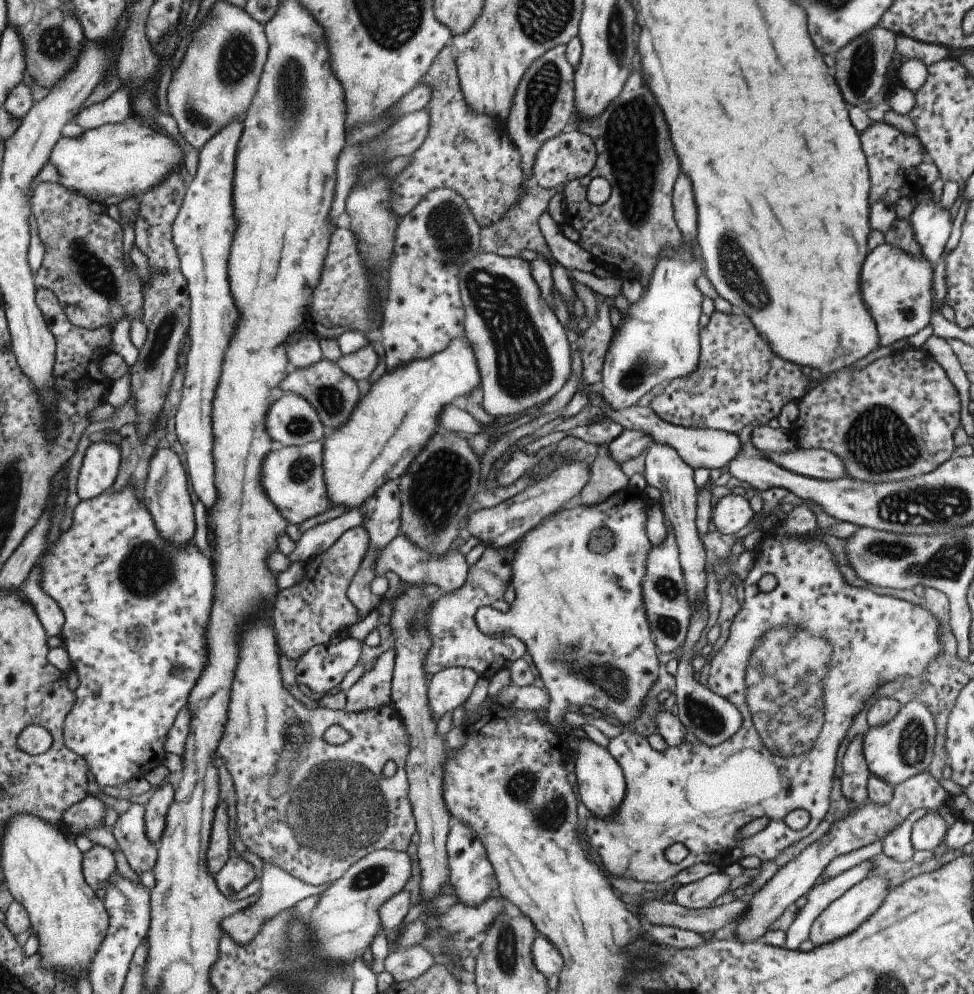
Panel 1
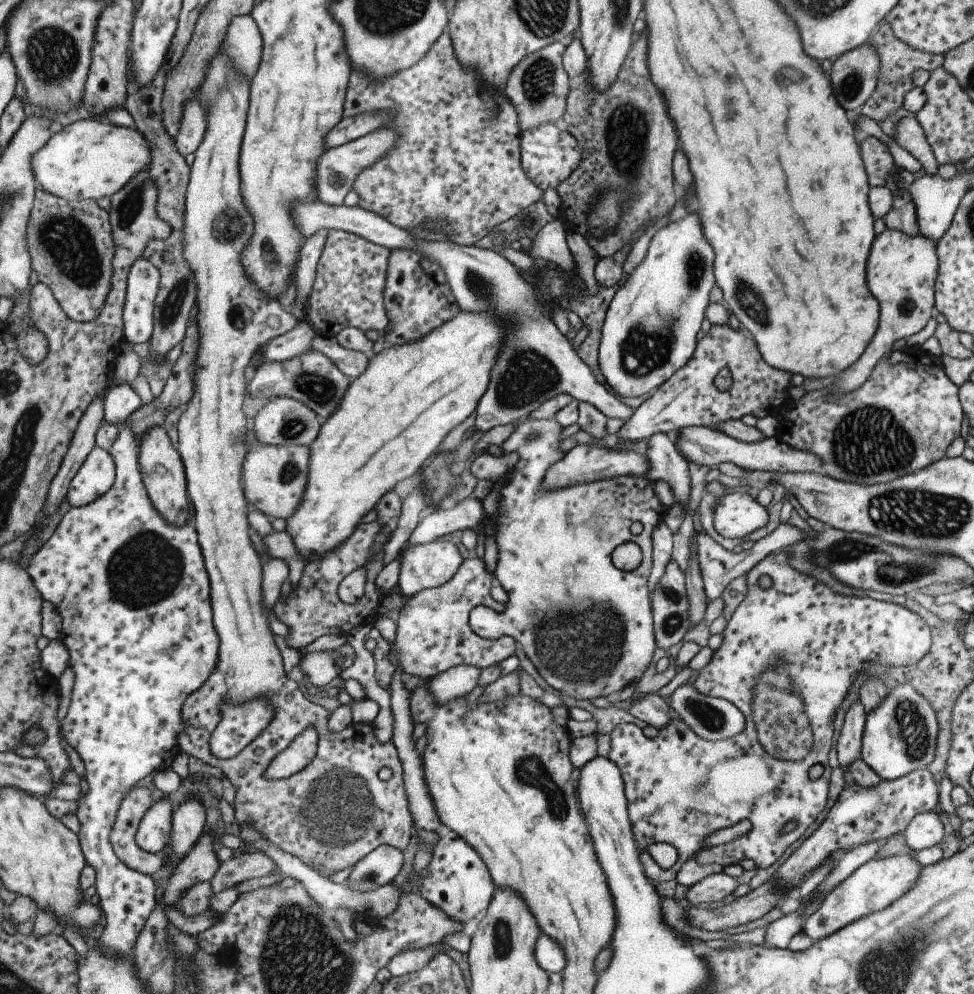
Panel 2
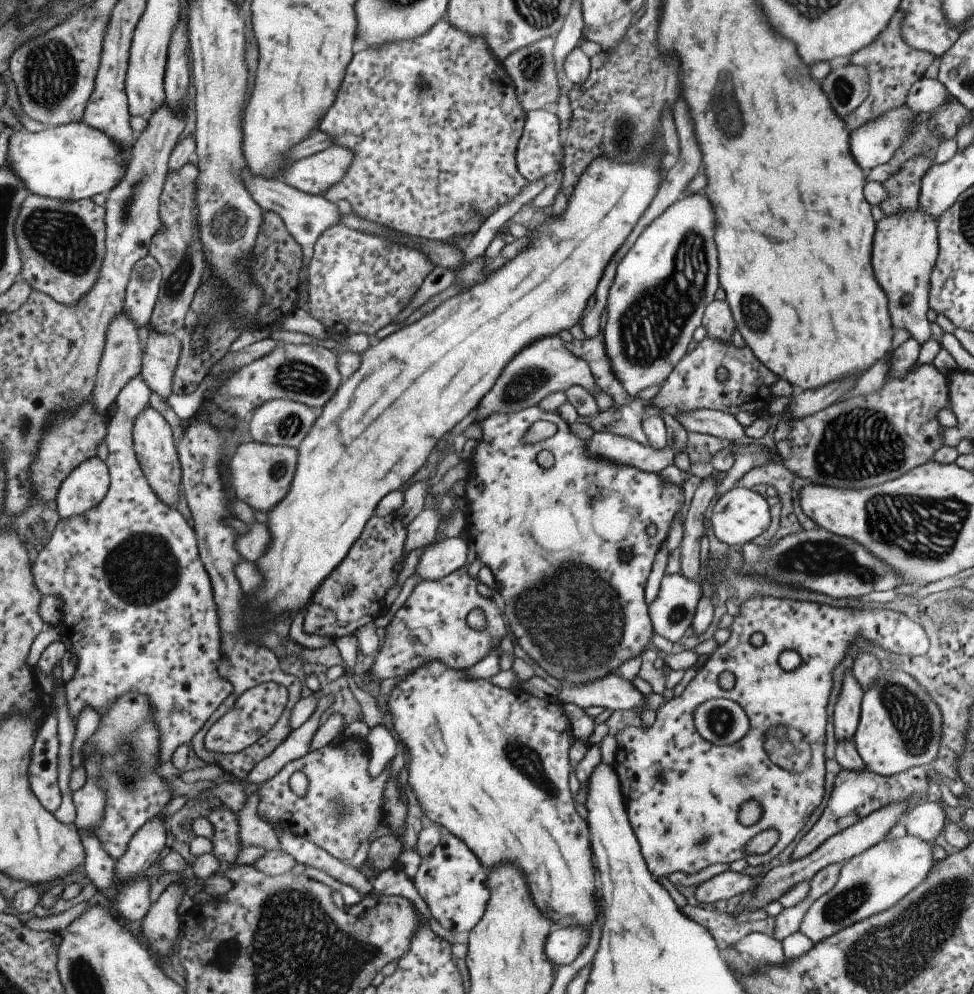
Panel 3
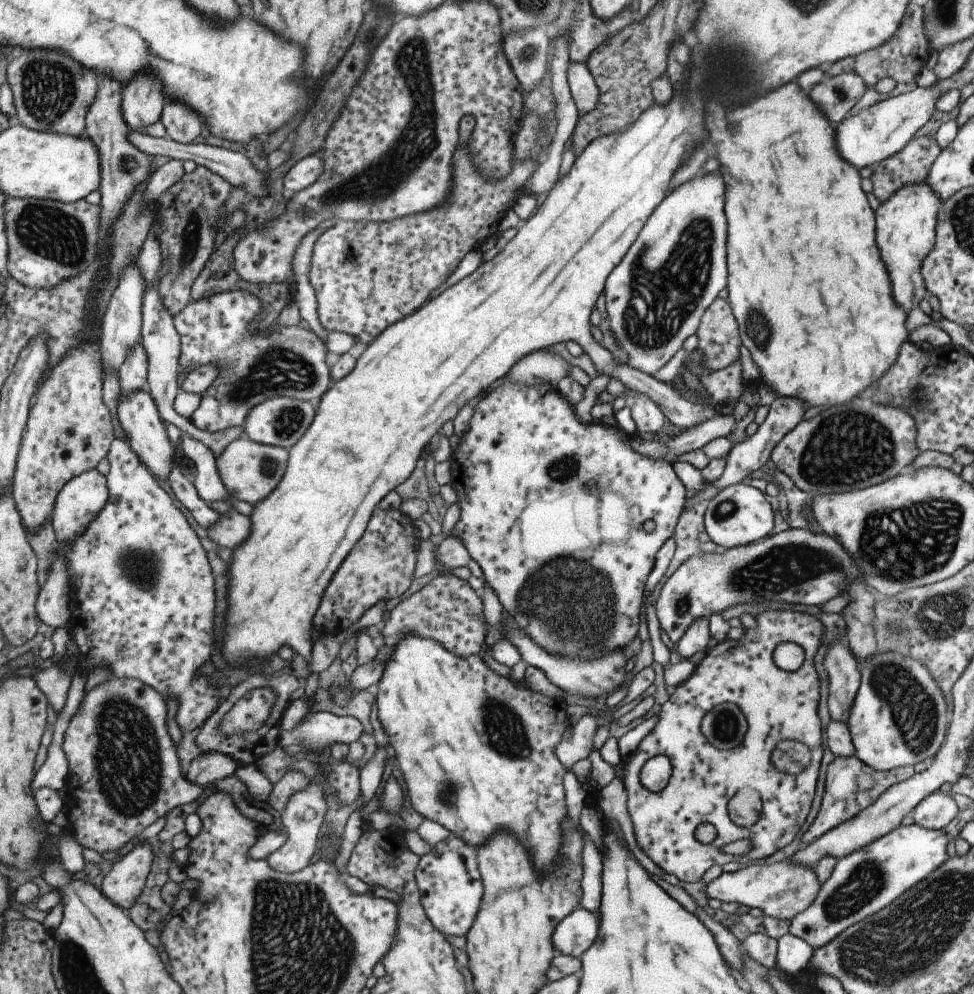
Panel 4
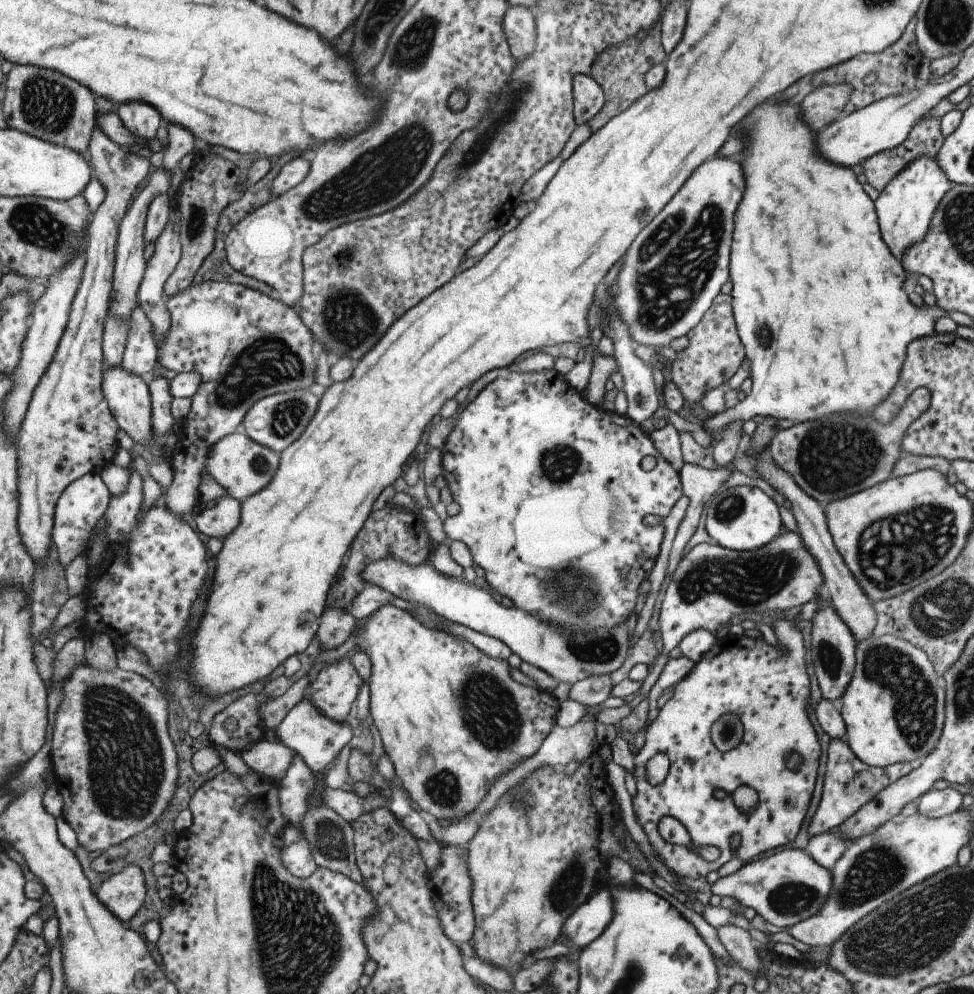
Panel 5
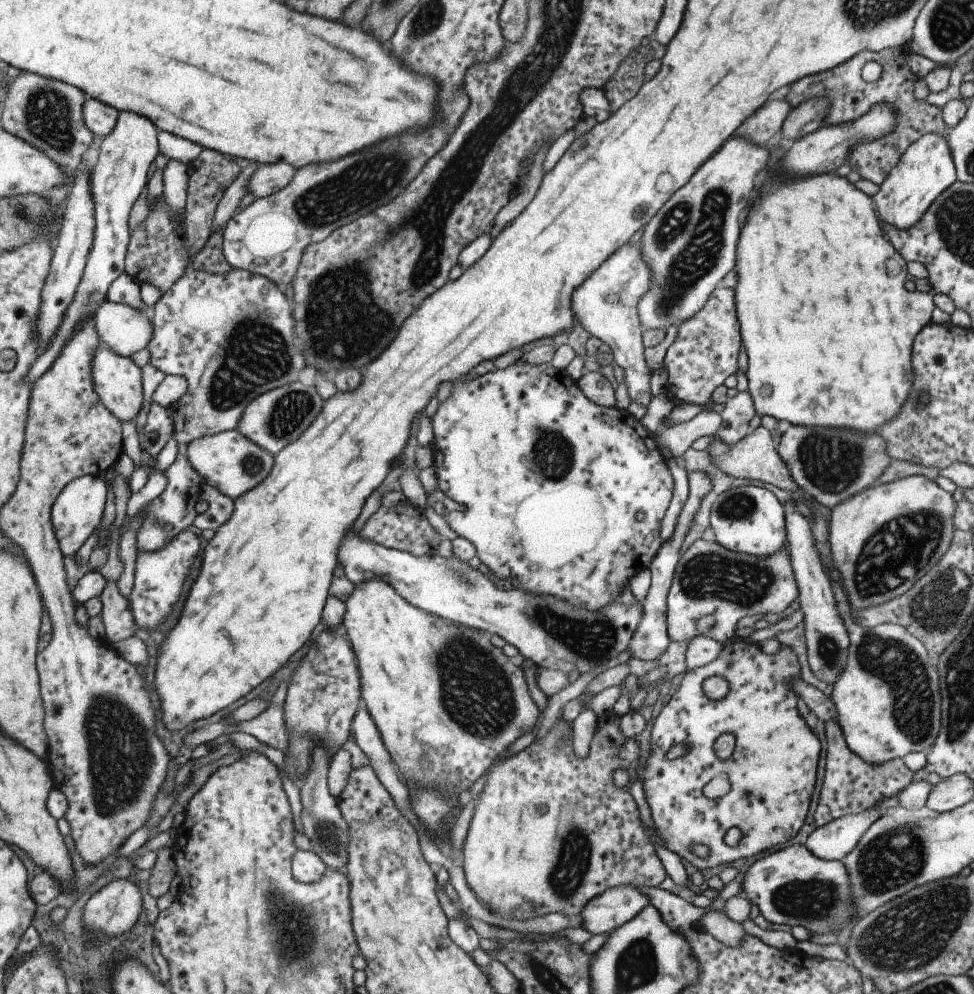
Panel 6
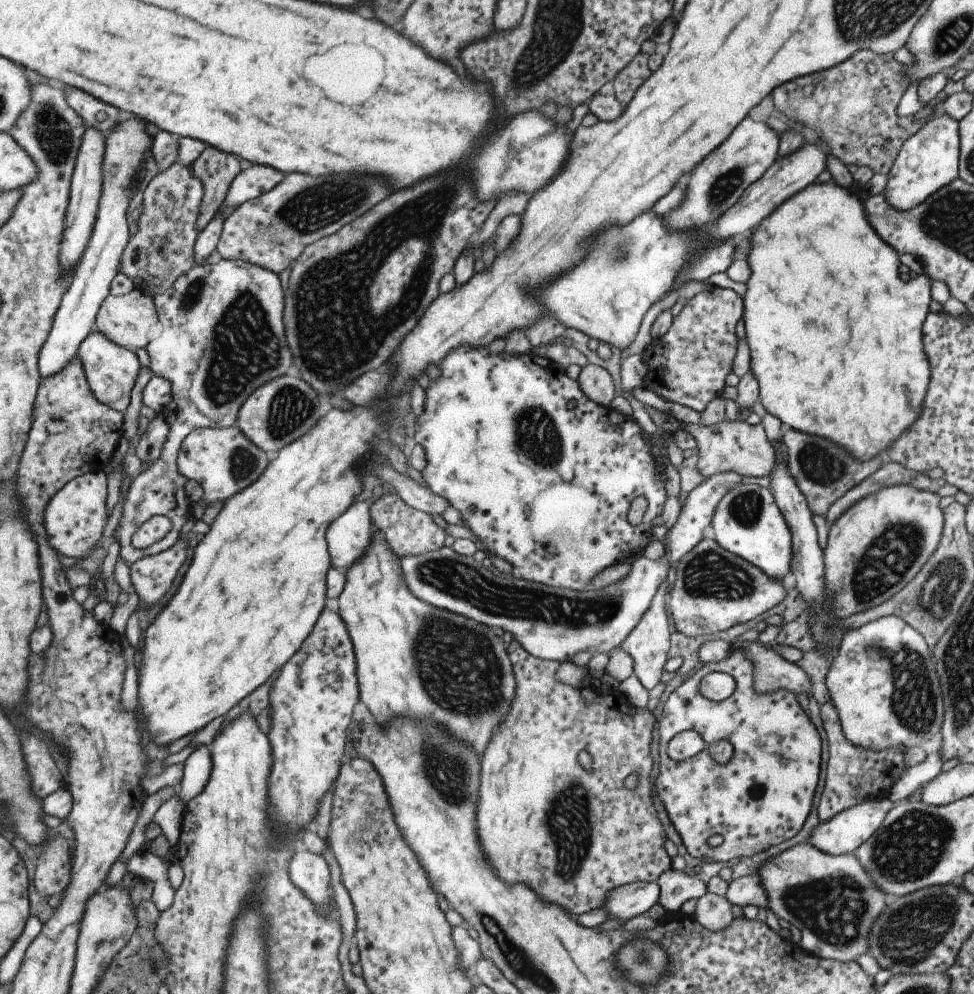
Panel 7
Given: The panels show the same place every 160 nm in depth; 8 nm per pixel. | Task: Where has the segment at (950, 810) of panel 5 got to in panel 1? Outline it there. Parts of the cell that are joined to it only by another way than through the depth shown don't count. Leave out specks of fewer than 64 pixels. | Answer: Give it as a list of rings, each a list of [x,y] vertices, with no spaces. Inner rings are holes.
[[[931,811],[919,818],[910,831],[910,844],[913,851],[933,850],[942,841],[947,826],[936,811]]]

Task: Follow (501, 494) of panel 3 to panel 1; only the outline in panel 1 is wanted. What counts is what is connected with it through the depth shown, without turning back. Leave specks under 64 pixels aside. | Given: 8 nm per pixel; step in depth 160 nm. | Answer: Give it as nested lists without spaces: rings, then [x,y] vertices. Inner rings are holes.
[[[625,486],[623,490],[607,496],[603,502],[597,502],[593,506],[583,506],[578,501],[564,508],[558,509],[553,514],[549,514],[547,518],[543,518],[535,528],[527,530],[521,538],[515,542],[515,552],[511,558],[511,578],[509,578],[509,586],[513,588],[514,600],[509,605],[507,612],[497,611],[489,606],[477,608],[474,614],[474,622],[481,634],[488,637],[504,637],[511,636],[517,641],[522,641],[528,652],[537,672],[543,681],[544,691],[549,697],[547,704],[546,722],[552,727],[560,727],[563,714],[567,714],[569,706],[583,706],[584,704],[591,708],[599,710],[603,714],[603,718],[613,724],[613,726],[623,726],[627,722],[633,722],[641,710],[641,704],[644,704],[647,692],[651,690],[651,686],[655,686],[653,682],[657,680],[657,668],[659,668],[657,651],[653,640],[651,640],[649,624],[647,624],[647,616],[645,616],[645,608],[643,608],[643,596],[641,596],[641,580],[645,576],[645,560],[647,554],[651,550],[649,540],[645,533],[645,520],[647,514],[645,510],[649,505],[649,500],[643,490],[636,487]]]

